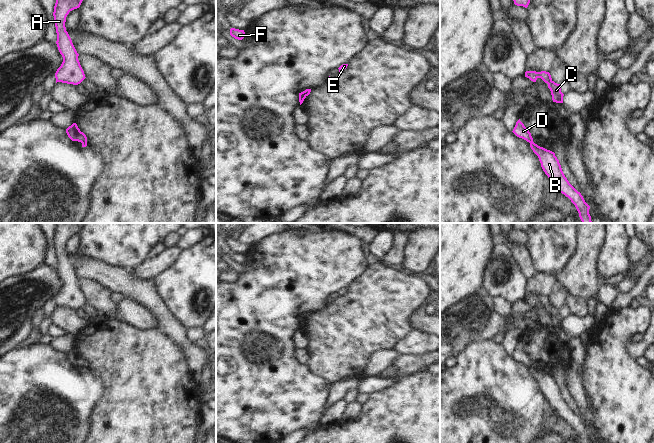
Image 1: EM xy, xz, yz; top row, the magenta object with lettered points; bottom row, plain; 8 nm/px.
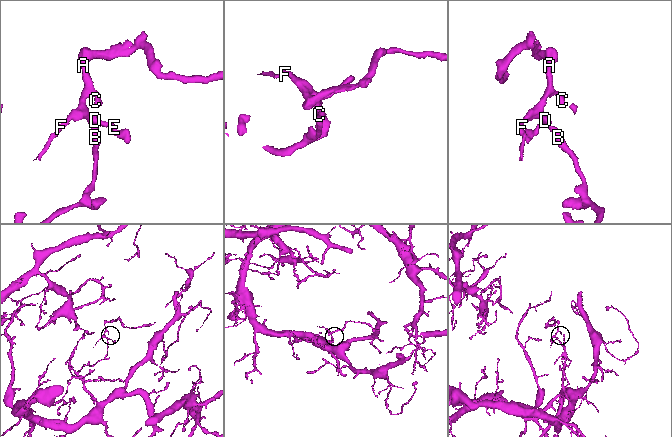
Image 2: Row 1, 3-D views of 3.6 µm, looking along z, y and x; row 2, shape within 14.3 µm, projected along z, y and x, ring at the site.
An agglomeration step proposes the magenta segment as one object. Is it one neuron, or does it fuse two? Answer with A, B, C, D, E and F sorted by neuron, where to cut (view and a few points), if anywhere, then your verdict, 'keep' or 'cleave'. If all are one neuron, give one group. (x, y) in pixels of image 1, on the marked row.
A C D E F / B; cut in yz along (532, 141), (530, 143); cleave

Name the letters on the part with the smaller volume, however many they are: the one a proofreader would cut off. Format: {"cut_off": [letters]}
{"cut_off": ["A", "C", "D", "E", "F"]}

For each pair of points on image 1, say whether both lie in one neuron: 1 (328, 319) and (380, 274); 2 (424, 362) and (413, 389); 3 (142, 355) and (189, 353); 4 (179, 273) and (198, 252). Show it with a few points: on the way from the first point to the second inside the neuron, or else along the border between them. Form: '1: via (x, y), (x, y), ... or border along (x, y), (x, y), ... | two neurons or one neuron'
1: via (341, 315), (369, 287) | one neuron
2: border along (425, 367), (404, 374) | two neurons
3: border along (168, 335), (182, 350), (192, 375) | two neurons
4: via (184, 268), (195, 257) | one neuron

